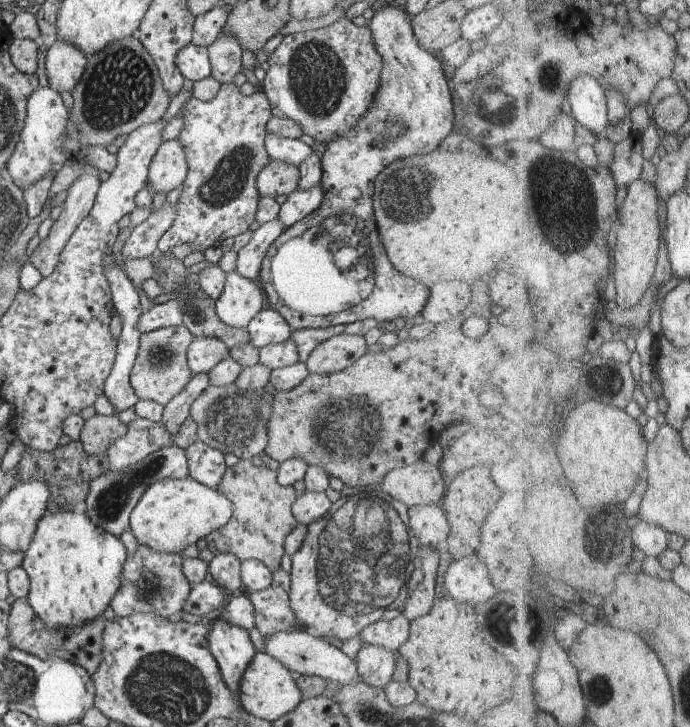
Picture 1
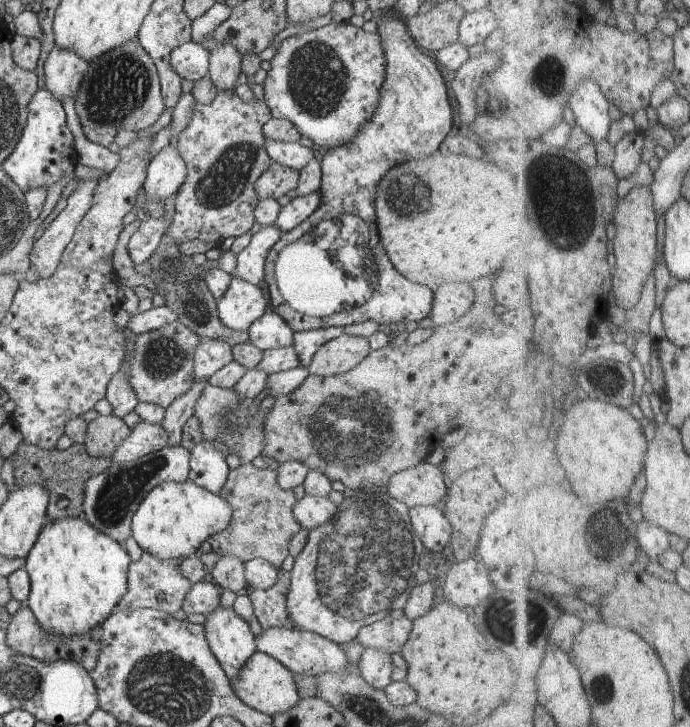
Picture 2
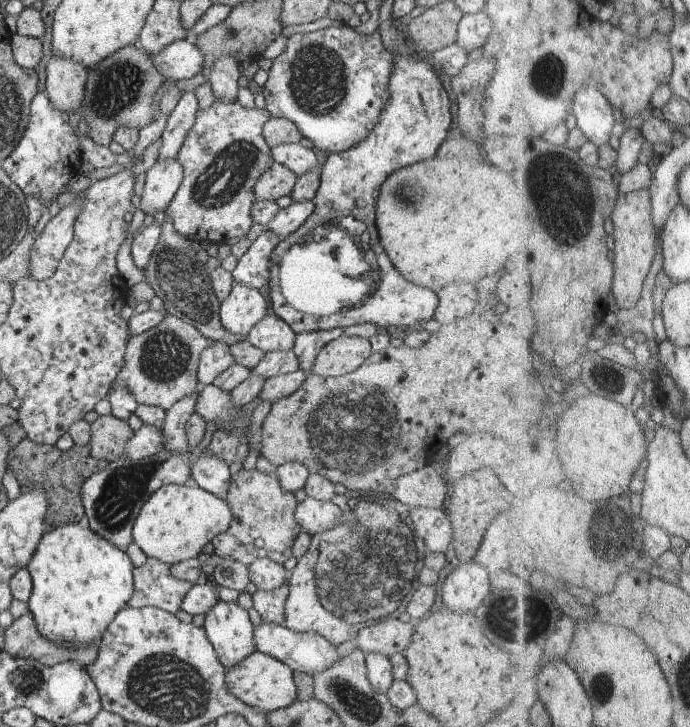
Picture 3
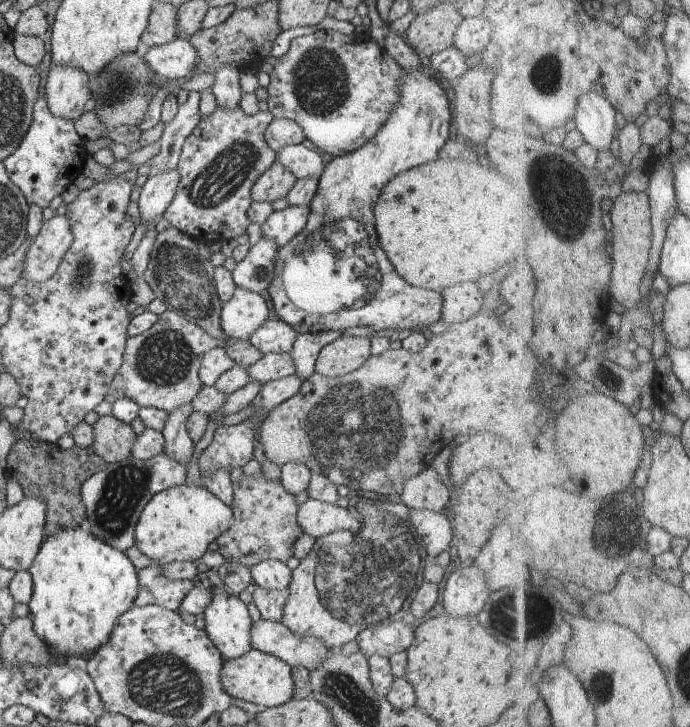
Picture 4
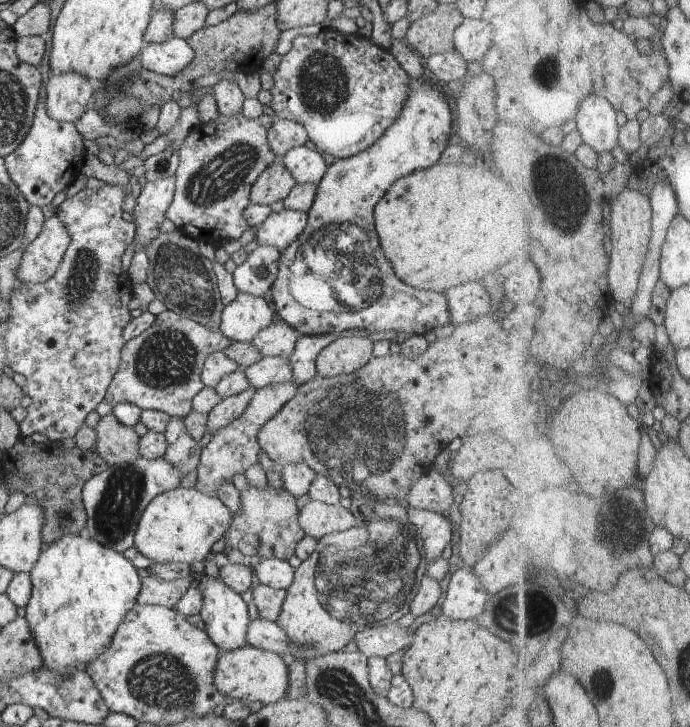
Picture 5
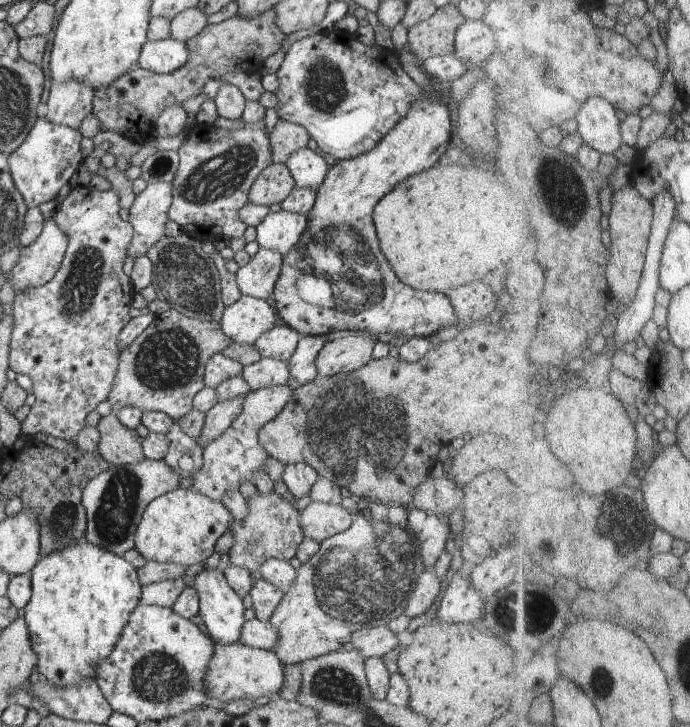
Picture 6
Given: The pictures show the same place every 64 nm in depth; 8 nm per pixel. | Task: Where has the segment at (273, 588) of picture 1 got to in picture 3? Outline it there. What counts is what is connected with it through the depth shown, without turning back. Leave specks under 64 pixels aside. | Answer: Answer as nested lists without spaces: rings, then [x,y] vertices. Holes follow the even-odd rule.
[[[288,579],[280,588],[265,591],[258,589],[253,597],[253,608],[260,614],[262,622],[284,625],[285,600],[289,593]]]

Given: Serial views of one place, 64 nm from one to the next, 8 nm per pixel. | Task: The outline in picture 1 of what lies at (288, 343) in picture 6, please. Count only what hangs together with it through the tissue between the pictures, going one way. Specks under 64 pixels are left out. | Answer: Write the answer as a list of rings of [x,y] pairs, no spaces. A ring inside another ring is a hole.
[[[272,307],[260,310],[246,329],[251,343],[257,349],[264,348],[268,344],[282,344],[290,340],[293,333],[286,319]]]

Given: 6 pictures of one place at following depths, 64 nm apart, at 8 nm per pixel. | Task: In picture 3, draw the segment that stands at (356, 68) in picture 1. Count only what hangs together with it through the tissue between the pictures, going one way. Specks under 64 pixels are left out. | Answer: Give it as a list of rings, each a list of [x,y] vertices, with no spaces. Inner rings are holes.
[[[348,24],[327,27],[315,32],[292,35],[286,50],[273,60],[268,80],[263,86],[266,109],[272,117],[291,120],[300,134],[308,138],[319,150],[338,154],[358,146],[372,128],[380,122],[380,114],[386,106],[388,84],[394,68],[394,58],[382,44],[380,33],[366,35],[356,32]]]

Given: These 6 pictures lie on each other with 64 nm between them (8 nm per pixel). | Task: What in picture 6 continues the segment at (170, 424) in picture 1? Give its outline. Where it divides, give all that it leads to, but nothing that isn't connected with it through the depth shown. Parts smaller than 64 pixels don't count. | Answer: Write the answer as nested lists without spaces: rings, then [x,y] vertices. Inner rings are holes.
[[[177,422],[167,437],[171,445],[163,461],[181,478],[193,477],[203,463],[203,446],[184,434]]]

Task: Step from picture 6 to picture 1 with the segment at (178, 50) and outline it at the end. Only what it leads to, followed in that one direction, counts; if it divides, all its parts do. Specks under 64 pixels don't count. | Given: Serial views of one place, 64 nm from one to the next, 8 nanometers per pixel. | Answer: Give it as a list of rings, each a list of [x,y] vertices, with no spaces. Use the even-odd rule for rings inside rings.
[[[190,43],[176,54],[176,68],[187,79],[199,81],[210,77],[211,68],[207,48]]]

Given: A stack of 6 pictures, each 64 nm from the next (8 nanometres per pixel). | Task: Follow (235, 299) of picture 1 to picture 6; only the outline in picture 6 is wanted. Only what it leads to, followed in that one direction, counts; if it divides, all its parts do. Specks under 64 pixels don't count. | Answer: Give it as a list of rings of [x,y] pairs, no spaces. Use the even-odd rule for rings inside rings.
[[[242,295],[238,302],[225,307],[219,323],[234,343],[254,345],[262,334],[276,326],[276,318],[267,301]]]

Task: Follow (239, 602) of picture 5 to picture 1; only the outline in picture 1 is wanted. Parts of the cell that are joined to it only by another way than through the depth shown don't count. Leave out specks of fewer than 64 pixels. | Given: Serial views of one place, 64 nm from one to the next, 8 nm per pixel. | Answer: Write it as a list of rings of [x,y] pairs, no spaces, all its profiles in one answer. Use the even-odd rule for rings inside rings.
[[[220,615],[210,623],[208,648],[234,700],[239,700],[240,678],[256,653],[249,631],[224,620]]]

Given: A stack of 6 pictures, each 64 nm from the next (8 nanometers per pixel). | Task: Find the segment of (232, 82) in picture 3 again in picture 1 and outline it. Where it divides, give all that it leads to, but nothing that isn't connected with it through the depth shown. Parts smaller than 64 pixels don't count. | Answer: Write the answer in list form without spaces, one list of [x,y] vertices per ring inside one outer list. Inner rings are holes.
[[[221,34],[207,48],[211,74],[218,84],[232,84],[241,70],[242,50],[240,42],[232,34]]]

